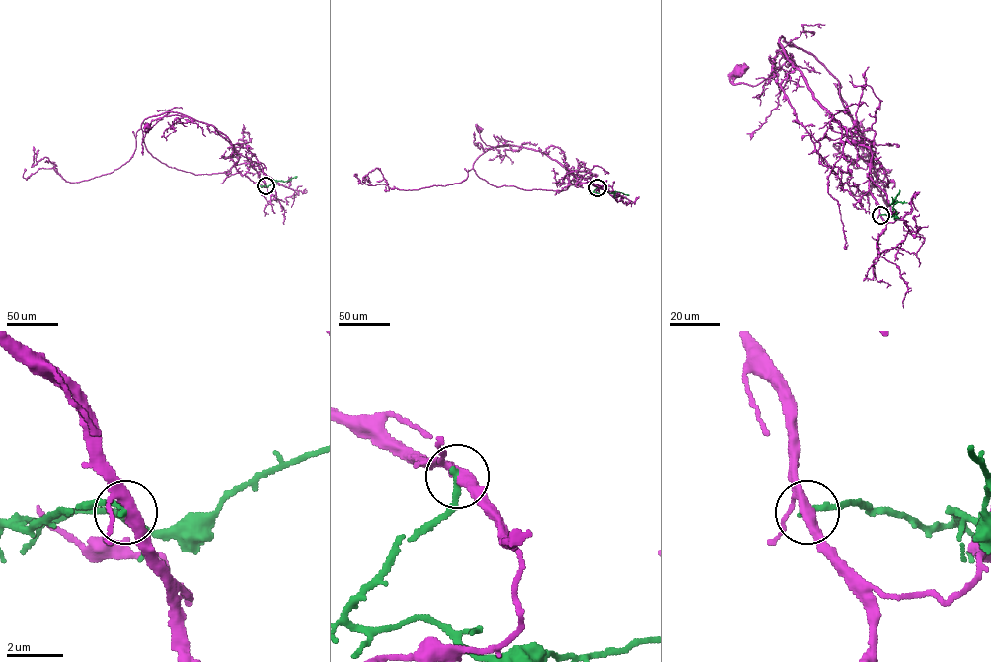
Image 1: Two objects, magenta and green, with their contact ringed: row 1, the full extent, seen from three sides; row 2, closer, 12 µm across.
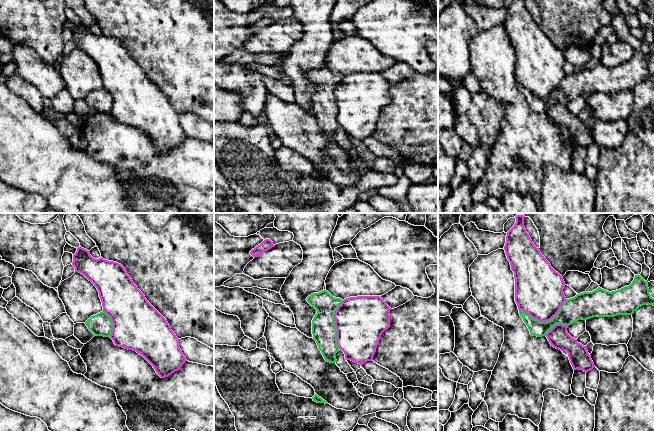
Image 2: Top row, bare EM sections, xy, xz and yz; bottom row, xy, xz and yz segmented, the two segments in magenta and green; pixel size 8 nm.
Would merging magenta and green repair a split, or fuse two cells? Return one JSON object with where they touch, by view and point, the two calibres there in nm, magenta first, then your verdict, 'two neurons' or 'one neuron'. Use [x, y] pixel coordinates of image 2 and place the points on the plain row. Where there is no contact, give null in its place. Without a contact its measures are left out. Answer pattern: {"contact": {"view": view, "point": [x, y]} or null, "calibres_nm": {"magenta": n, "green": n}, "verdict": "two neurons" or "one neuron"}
{"contact": {"view": "yz", "point": [545, 97]}, "calibres_nm": {"magenta": 380, "green": 190}, "verdict": "two neurons"}

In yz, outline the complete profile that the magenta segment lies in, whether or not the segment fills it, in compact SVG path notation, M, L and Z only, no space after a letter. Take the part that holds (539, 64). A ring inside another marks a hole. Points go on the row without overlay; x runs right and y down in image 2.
M514 0L507 8L504 26L515 54L515 78L519 86L523 86L539 98L550 97L559 88L566 77L563 69L565 58L562 51L556 48L540 29L526 8L524 0Z

